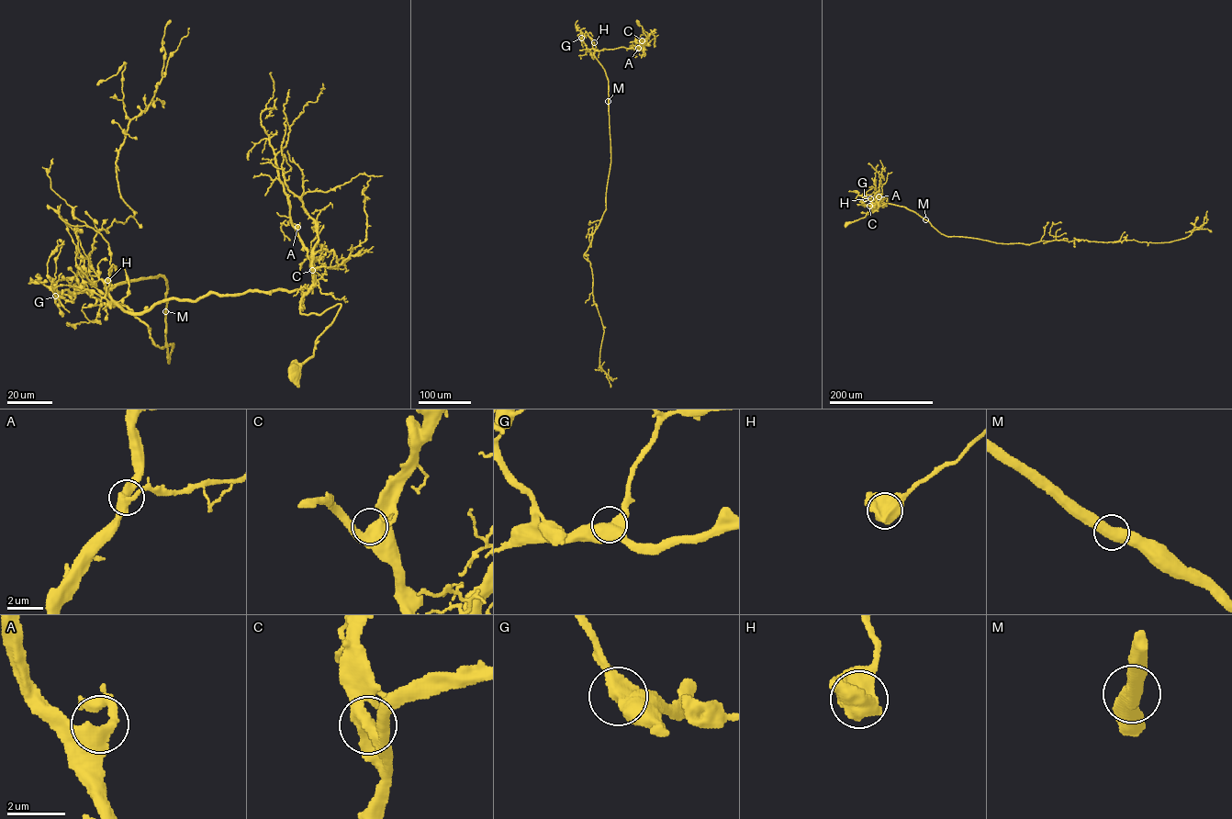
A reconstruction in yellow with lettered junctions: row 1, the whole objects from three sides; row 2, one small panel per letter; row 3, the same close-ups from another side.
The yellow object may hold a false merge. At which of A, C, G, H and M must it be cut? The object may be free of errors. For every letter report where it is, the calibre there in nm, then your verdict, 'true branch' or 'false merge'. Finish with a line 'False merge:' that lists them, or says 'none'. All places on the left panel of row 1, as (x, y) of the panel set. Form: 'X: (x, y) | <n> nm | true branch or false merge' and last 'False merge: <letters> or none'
A: (297, 227) | 460 nm | true branch
C: (312, 270) | 440 nm | true branch
G: (55, 296) | 550 nm | true branch
H: (107, 280) | 850 nm | true branch
M: (165, 311) | 500 nm | true branch
False merge: none

